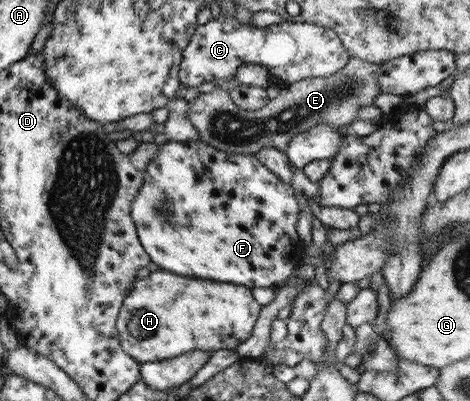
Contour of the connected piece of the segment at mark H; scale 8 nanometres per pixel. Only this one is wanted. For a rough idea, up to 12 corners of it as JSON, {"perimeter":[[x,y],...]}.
{"perimeter":[[150,271],[115,328],[138,364],[234,351],[260,310],[230,282]]}

